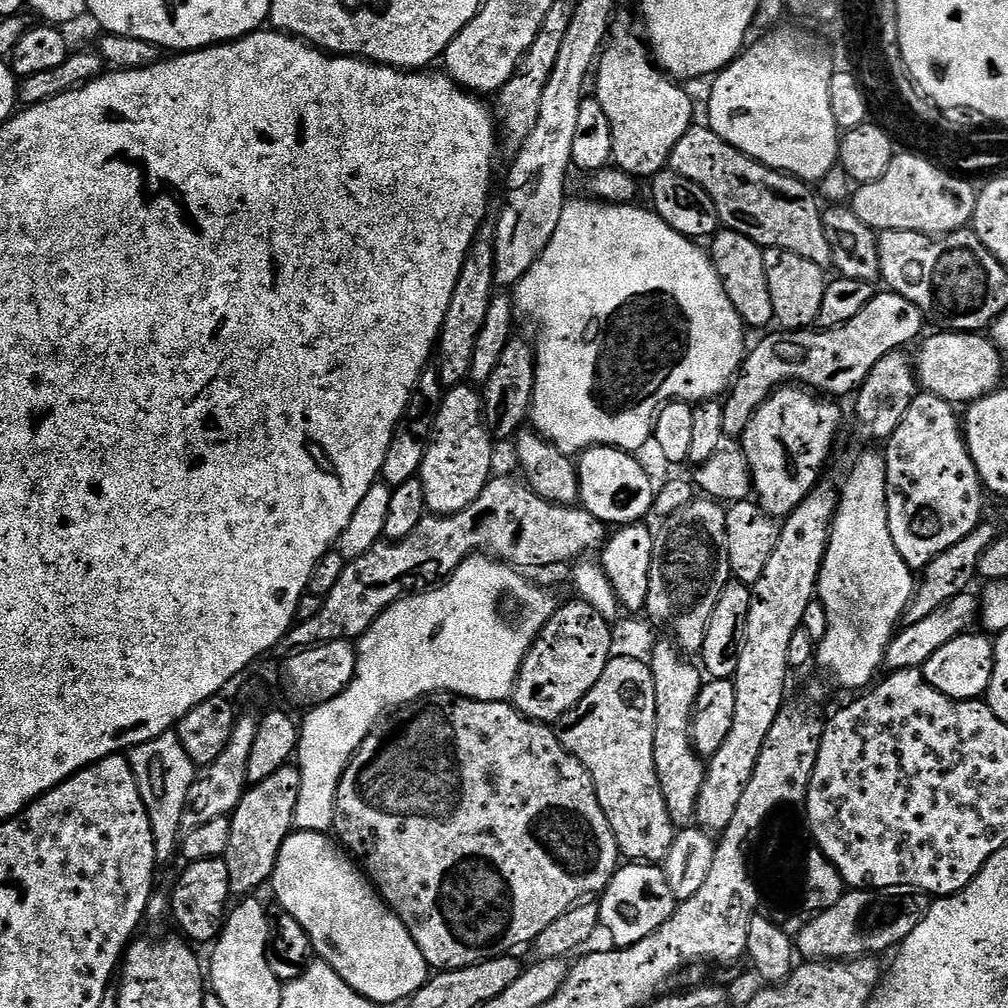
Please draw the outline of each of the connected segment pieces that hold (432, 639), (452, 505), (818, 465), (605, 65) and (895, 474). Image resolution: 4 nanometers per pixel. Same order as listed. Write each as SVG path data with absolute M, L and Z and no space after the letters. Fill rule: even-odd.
M473 554L465 558L460 563L458 570L454 570L454 574L449 576L447 580L427 589L421 590L415 594L409 594L403 600L397 600L384 611L376 621L368 627L363 636L359 637L356 647L357 666L356 676L348 686L337 697L330 701L322 702L316 707L307 709L308 717L302 720L300 724L300 744L296 748L294 757L295 763L300 769L300 777L302 778L302 786L298 790L298 806L294 810L294 825L301 832L323 832L327 833L333 827L332 816L336 813L336 791L340 785L342 774L346 770L346 766L352 761L352 756L362 746L362 742L368 737L374 729L389 714L395 713L404 707L405 704L413 704L415 700L421 700L423 696L431 696L433 692L450 692L454 696L469 696L472 700L502 700L507 701L511 697L512 692L516 689L516 679L520 673L522 662L526 658L526 654L530 650L530 646L536 641L536 636L543 630L544 624L556 611L557 601L552 601L552 596L548 592L543 592L536 584L531 584L528 580L523 580L521 573L512 565L504 563L502 560L493 558L488 554ZM503 596L513 596L520 603L520 621L517 622L516 628L500 613L500 599Z
M471 383L456 384L444 393L442 410L434 422L432 440L428 443L426 458L422 458L419 479L426 490L426 506L433 516L449 516L466 510L482 494L482 490L492 479L492 444L494 437L488 431L488 421L484 417L484 397Z
M781 386L750 418L742 437L742 451L750 466L755 499L766 514L777 518L788 516L821 483L820 471L840 432L840 408L836 404L839 403L835 399L825 398L804 386Z
M620 14L613 19L610 39L594 68L594 99L602 102L610 122L612 164L628 176L651 178L669 167L674 146L694 126L696 108L687 87L657 67L638 28L637 32L630 17Z
M921 391L910 402L910 410L898 422L898 430L886 441L882 455L886 462L886 494L888 495L888 521L890 538L898 546L898 554L913 570L923 570L938 554L950 550L966 534L970 534L982 522L986 489L980 483L980 475L968 453L968 443L964 441L961 417L950 402L934 394Z

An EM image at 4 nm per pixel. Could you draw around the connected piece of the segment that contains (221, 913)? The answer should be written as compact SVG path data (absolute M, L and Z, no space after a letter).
M206 858L191 861L187 867L177 878L176 889L171 889L170 916L173 921L176 919L177 926L181 928L179 931L189 941L197 945L211 945L224 929L224 921L230 911L228 900L233 899L228 861L224 858Z

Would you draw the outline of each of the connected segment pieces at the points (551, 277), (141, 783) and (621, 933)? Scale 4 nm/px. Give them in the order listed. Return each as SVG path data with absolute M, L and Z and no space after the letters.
M595 198L587 199L569 199L565 203L562 218L558 222L558 230L554 230L554 238L550 238L538 262L534 262L532 269L516 283L514 289L514 303L519 315L529 316L540 327L540 337L535 337L534 340L536 382L530 424L546 439L551 440L554 446L558 446L558 450L569 454L579 454L586 448L595 448L598 444L636 454L647 440L649 443L653 439L656 413L665 404L674 400L685 402L710 400L719 397L731 385L746 355L746 344L744 348L746 325L741 320L738 310L734 310L730 298L726 298L726 290L714 270L711 255L705 249L703 252L697 241L678 234L678 230L671 228L662 217L647 207L636 208L635 203L609 204Z
M175 731L165 732L145 744L138 744L131 749L132 769L144 804L150 814L150 826L154 830L157 865L164 866L171 862L182 848L182 825L184 810L188 806L188 795L196 781L197 764L186 752L179 735Z
M628 862L617 867L598 903L603 931L612 935L611 943L617 948L629 948L634 942L642 942L642 938L654 934L654 930L665 924L678 907L663 867L647 862Z

